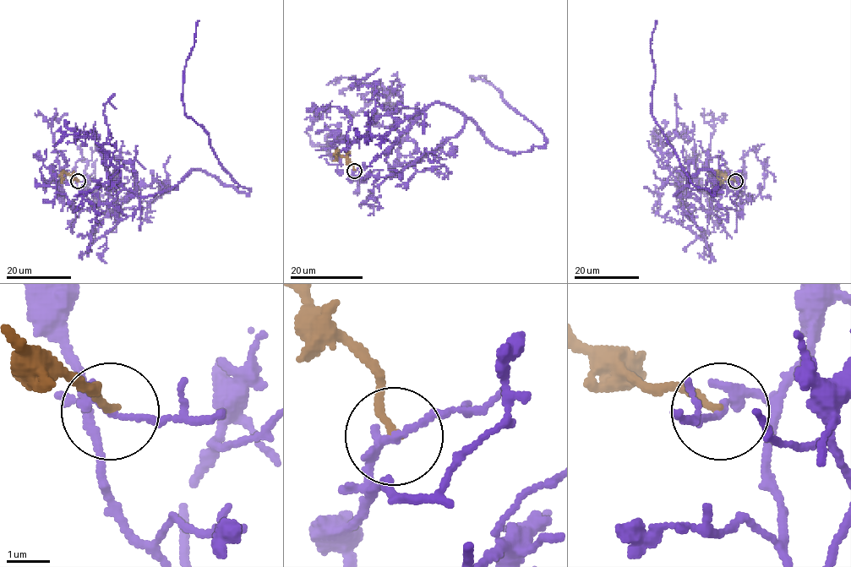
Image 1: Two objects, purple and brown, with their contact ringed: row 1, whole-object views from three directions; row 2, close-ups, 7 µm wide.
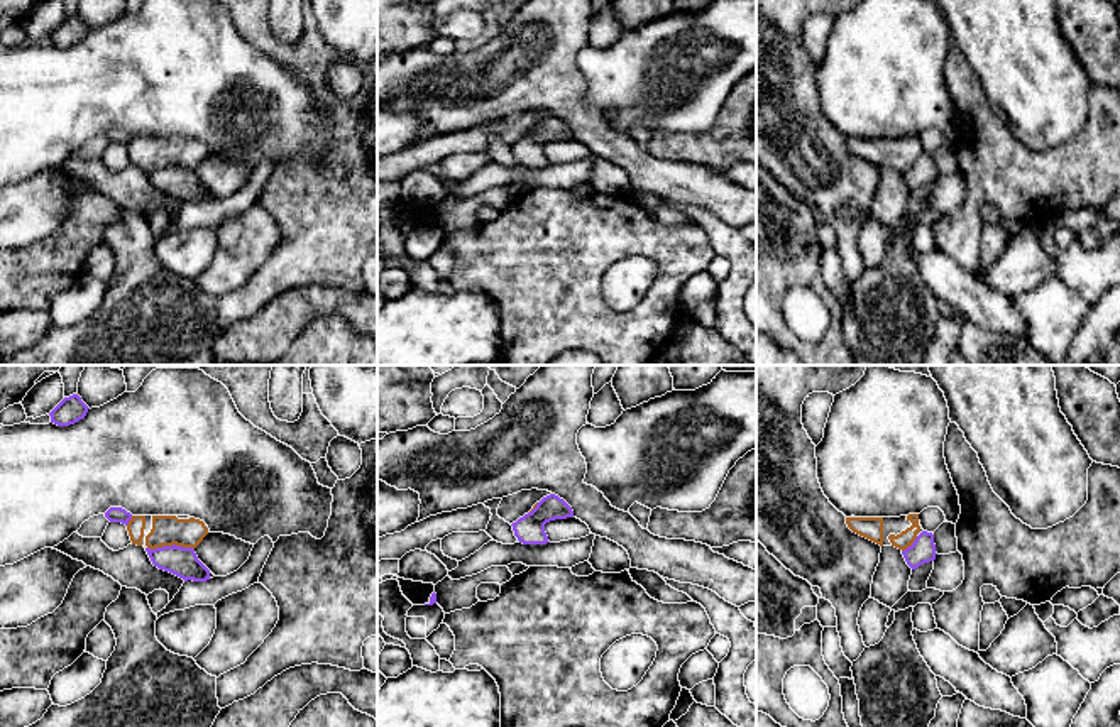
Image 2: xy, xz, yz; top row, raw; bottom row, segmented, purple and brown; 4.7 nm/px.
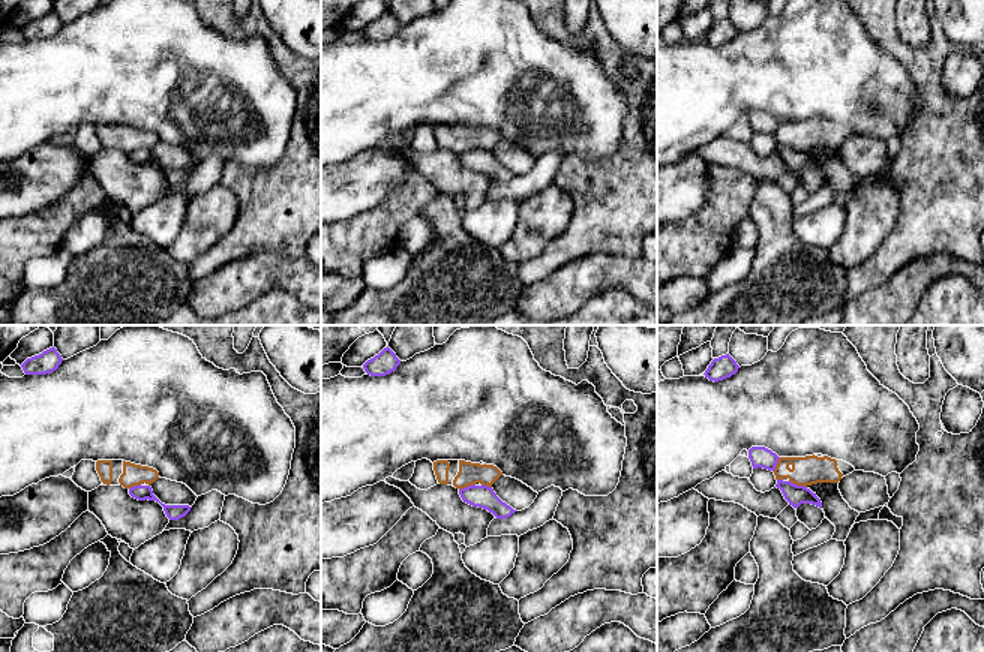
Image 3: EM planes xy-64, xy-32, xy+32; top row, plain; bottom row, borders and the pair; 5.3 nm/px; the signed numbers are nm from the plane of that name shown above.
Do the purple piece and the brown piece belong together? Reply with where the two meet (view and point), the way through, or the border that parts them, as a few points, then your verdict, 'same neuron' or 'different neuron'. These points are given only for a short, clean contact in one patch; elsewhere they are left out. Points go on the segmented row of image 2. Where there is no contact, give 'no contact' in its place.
xy (171, 546) | different neuron

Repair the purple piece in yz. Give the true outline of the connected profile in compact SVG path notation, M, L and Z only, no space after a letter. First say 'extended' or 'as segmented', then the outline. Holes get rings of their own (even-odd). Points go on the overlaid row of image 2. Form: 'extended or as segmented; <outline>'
as segmented; M922 531L915 541L902 551L907 565L915 570L924 563L936 560L936 544L934 544L934 534Z

